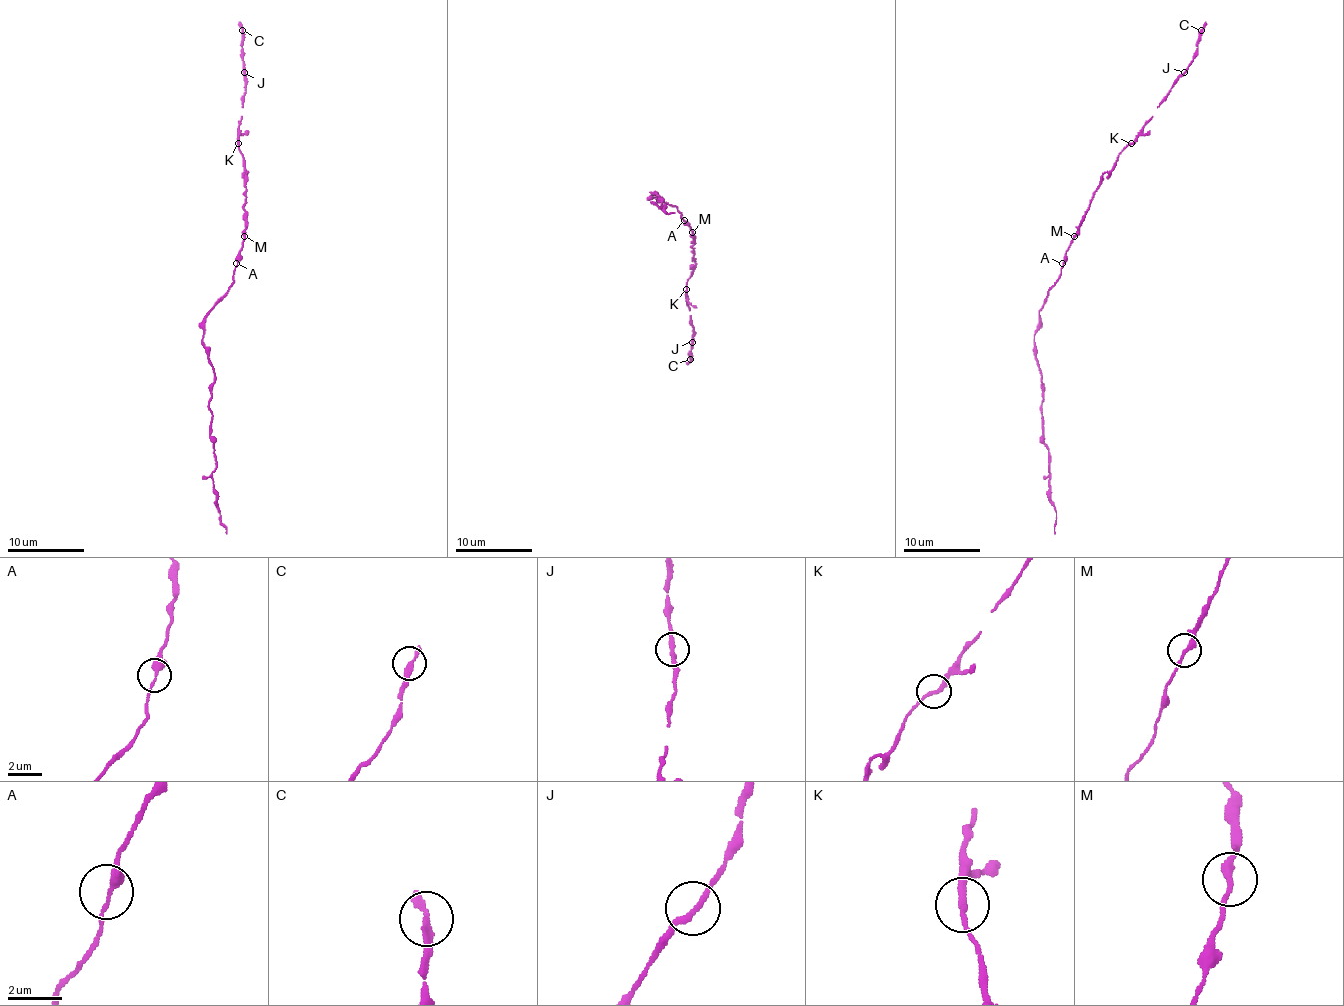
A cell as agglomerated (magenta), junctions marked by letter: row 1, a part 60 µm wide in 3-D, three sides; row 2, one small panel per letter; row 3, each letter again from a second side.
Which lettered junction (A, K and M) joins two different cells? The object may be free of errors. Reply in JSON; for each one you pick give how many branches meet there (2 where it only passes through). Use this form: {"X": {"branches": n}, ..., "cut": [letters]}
{"cut": []}

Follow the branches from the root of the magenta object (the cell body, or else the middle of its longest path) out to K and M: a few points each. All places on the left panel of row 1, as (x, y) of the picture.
K: (236, 266), (244, 239), (246, 197), (246, 170), (238, 143)
M: (236, 266), (244, 236)

